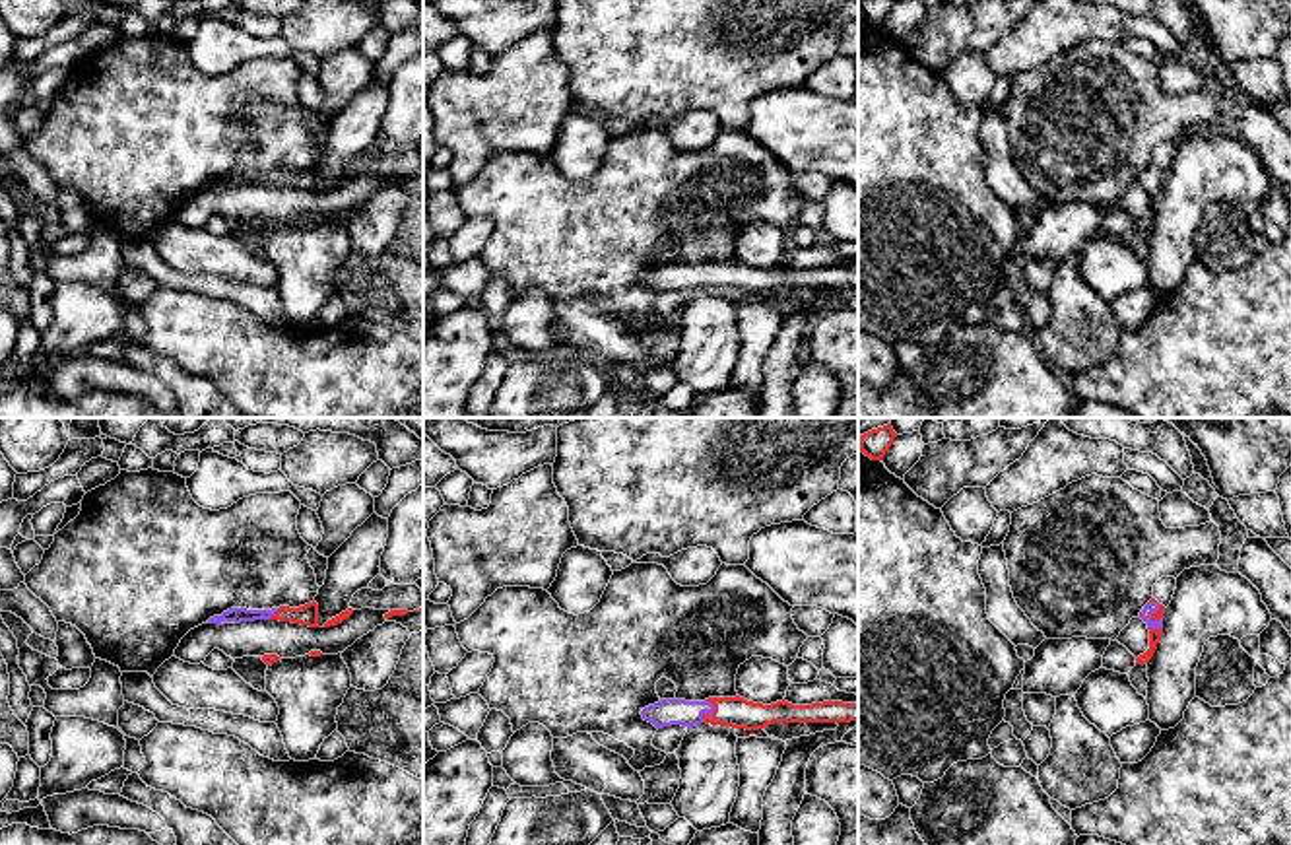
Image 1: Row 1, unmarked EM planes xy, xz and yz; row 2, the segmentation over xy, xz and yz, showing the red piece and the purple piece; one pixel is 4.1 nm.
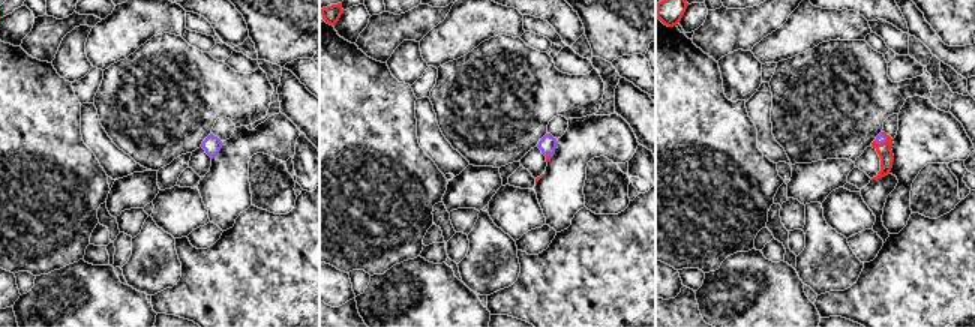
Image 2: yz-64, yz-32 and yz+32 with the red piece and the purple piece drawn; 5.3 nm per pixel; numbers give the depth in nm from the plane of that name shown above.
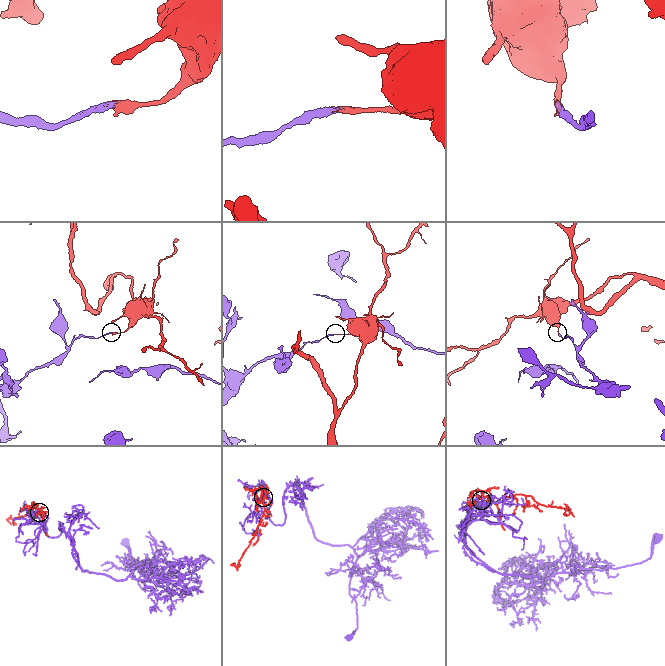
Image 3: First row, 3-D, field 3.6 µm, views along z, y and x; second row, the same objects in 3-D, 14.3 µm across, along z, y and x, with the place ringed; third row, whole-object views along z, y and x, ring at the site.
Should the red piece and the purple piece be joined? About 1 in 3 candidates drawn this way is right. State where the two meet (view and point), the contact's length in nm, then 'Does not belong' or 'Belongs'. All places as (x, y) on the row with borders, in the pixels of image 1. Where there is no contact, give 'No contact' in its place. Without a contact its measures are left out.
Touches red at xz (713, 713). Shared border 100 nm. Does not belong

